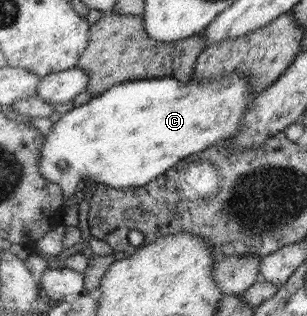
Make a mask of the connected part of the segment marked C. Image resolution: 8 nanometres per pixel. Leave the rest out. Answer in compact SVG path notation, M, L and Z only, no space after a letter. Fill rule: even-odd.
M233 73L188 84L171 77L140 79L110 87L103 93L93 95L87 103L61 114L60 119L52 125L44 139L41 173L45 180L60 185L65 200L87 185L103 184L114 189L144 187L159 175L164 175L165 171L173 169L175 163L187 155L215 149L240 130L240 123L244 122L248 107L260 94L252 93L249 76Z

